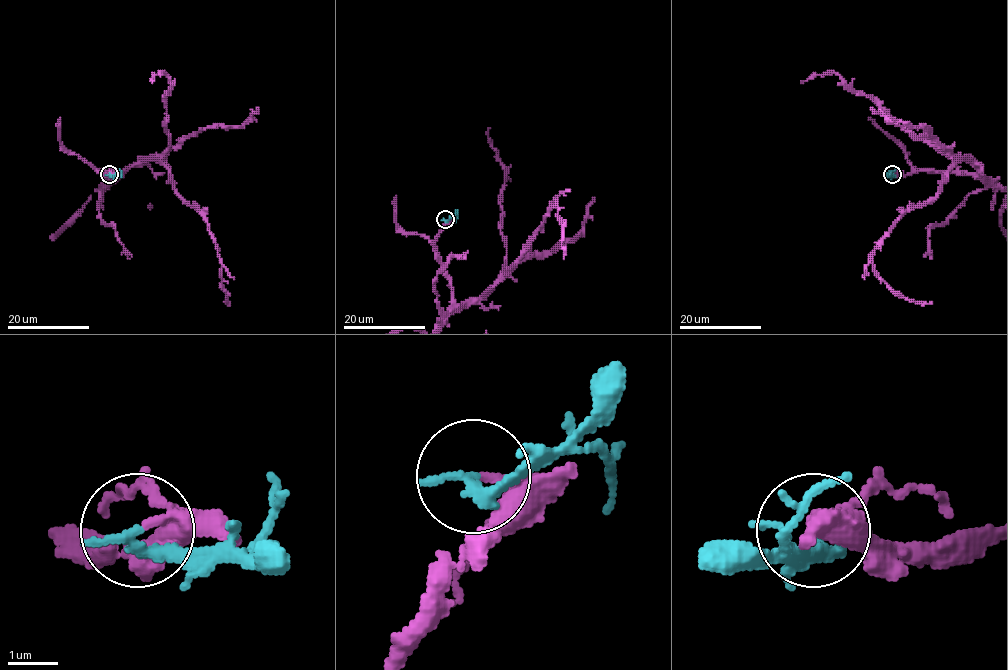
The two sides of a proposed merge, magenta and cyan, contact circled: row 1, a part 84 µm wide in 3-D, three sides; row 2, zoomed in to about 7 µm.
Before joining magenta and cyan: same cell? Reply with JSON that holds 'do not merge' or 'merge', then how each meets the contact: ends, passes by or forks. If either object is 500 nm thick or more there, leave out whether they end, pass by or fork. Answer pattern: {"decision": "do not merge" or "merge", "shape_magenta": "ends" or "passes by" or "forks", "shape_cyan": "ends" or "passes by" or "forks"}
{"decision": "merge", "shape_magenta": "ends", "shape_cyan": "ends"}

